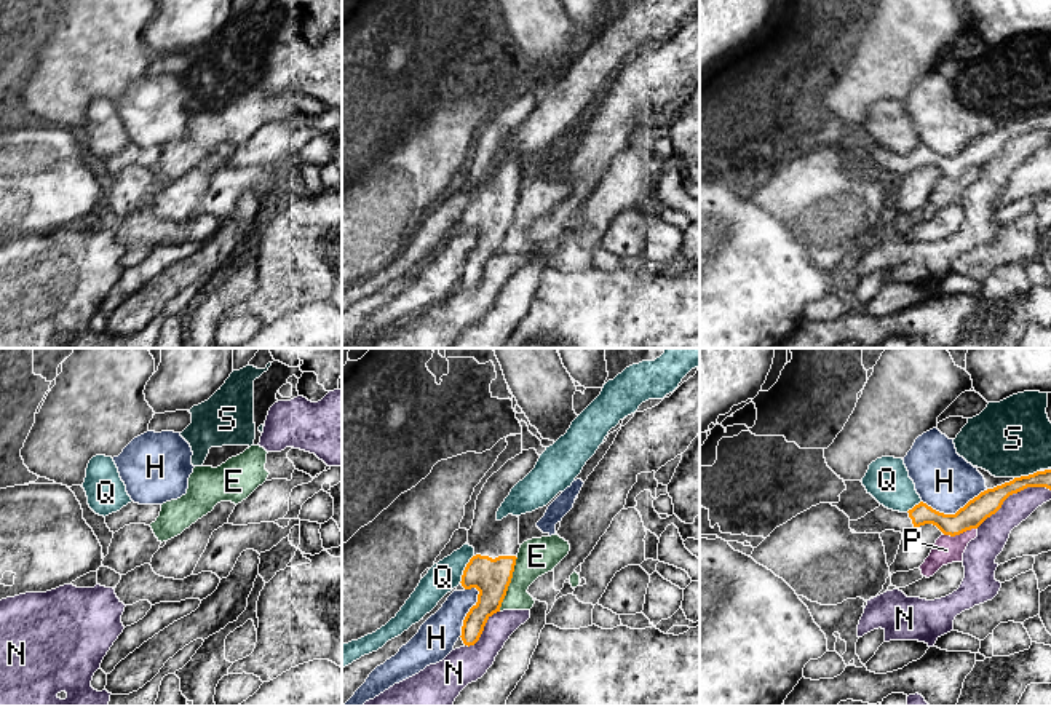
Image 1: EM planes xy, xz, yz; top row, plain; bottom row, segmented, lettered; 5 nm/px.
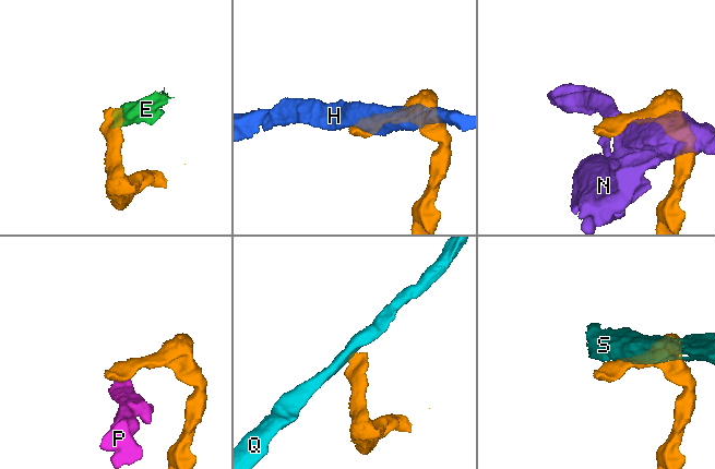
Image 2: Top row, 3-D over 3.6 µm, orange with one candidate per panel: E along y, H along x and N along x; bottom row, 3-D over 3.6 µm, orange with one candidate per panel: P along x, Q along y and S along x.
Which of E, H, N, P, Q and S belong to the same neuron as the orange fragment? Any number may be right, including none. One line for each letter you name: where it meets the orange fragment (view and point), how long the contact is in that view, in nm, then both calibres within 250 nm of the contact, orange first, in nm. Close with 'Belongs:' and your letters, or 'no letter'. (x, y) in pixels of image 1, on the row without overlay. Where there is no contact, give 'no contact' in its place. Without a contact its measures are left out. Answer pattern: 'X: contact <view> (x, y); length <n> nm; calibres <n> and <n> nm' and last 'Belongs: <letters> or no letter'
Belongs: no letter

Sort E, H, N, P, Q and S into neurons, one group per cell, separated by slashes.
E P / H / N / Q / S

